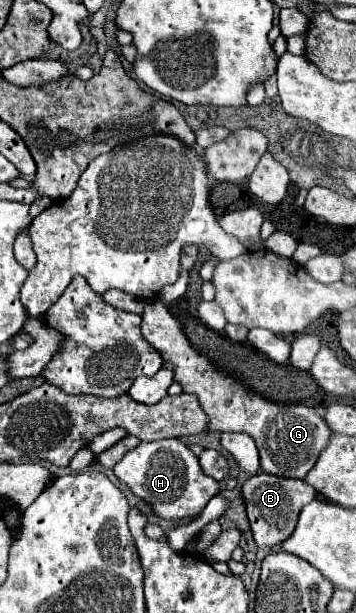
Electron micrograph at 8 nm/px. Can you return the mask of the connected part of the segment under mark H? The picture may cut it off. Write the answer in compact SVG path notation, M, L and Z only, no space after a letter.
M160 439L160 441L140 441L136 449L130 449L118 465L114 465L114 475L128 485L134 495L148 501L152 511L168 521L182 519L200 513L206 503L220 491L216 479L208 477L200 465L198 457L180 439Z

